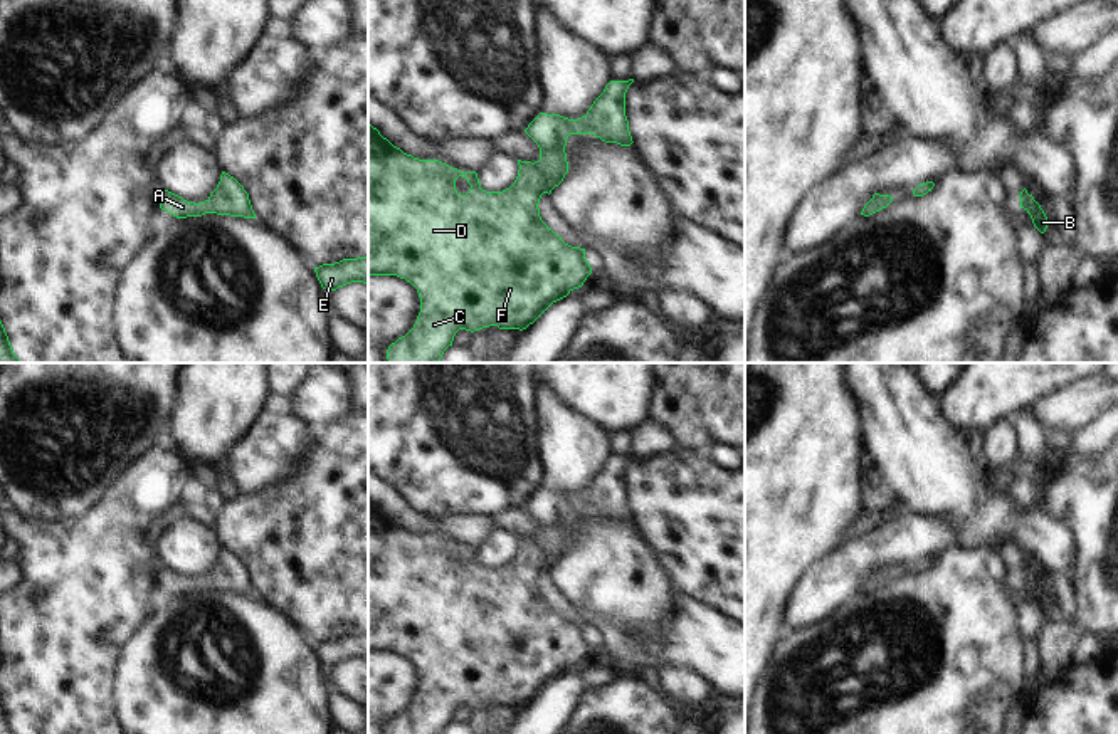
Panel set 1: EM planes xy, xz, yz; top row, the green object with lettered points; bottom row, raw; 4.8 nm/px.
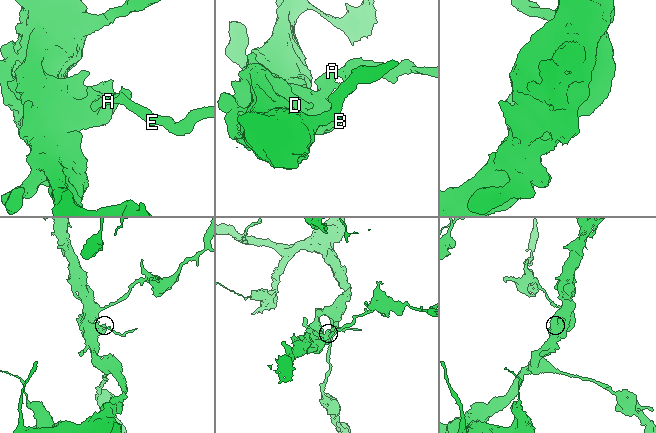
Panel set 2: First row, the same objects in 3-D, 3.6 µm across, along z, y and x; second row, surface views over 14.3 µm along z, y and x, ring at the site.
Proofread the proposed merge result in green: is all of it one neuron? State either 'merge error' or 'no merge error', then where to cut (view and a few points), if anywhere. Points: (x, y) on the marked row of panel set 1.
no merge error | no cut

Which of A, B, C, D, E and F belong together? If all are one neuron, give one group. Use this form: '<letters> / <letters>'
A B C D E F

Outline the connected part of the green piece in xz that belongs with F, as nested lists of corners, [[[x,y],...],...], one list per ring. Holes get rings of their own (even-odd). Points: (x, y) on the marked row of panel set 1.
[[[634,79],[629,81],[610,81],[604,92],[593,101],[590,109],[585,116],[578,119],[568,119],[560,114],[546,114],[540,113],[525,129],[525,133],[538,144],[540,148],[540,160],[531,161],[521,161],[518,160],[519,170],[514,183],[503,190],[503,191],[486,191],[481,188],[479,178],[476,171],[466,171],[462,173],[457,168],[452,168],[439,160],[419,160],[412,155],[403,153],[400,148],[393,146],[387,138],[380,134],[377,128],[368,124],[368,275],[397,275],[400,279],[405,279],[410,282],[420,297],[420,312],[417,316],[417,321],[414,328],[402,338],[398,338],[395,343],[392,343],[387,349],[387,359],[388,363],[439,363],[444,351],[452,346],[454,336],[459,329],[466,331],[479,331],[483,328],[498,326],[499,329],[526,329],[530,324],[533,324],[553,302],[567,297],[573,289],[578,289],[583,286],[587,277],[592,274],[592,267],[585,259],[585,249],[572,247],[562,240],[560,235],[556,235],[540,217],[540,198],[543,193],[551,193],[555,186],[558,186],[565,175],[568,173],[568,161],[567,161],[567,139],[570,134],[593,134],[595,138],[600,138],[605,143],[617,143],[620,146],[630,146],[632,136],[629,131],[629,121],[625,116],[625,92],[629,86],[634,82]],[[462,176],[471,185],[469,191],[466,195],[461,195],[456,190],[456,180]]]

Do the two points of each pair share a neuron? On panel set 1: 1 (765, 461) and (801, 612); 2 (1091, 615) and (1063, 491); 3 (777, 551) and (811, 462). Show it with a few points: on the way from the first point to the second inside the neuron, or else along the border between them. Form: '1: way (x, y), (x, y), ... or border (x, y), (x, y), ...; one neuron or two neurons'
1: border (822, 555), (801, 573), (787, 593), (780, 618); two neurons
2: way (1095, 585), (1093, 521); one neuron
3: way (777, 529), (777, 511), (791, 492), (791, 484); one neuron

